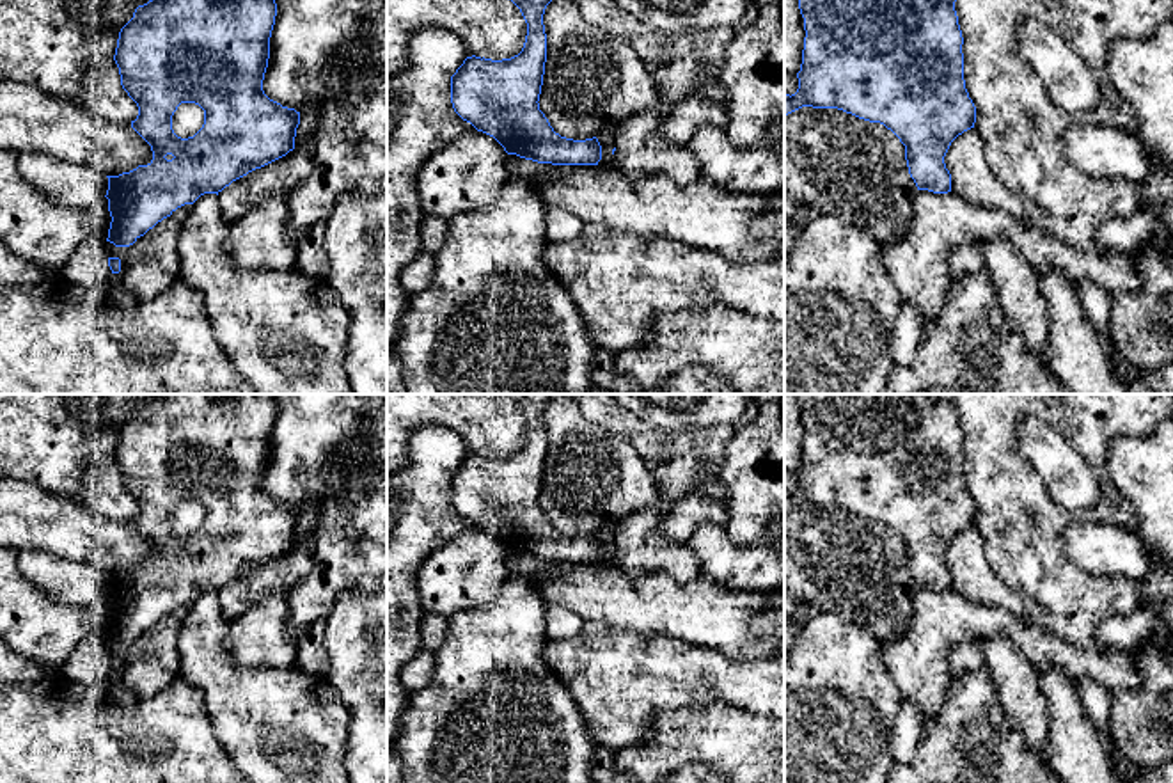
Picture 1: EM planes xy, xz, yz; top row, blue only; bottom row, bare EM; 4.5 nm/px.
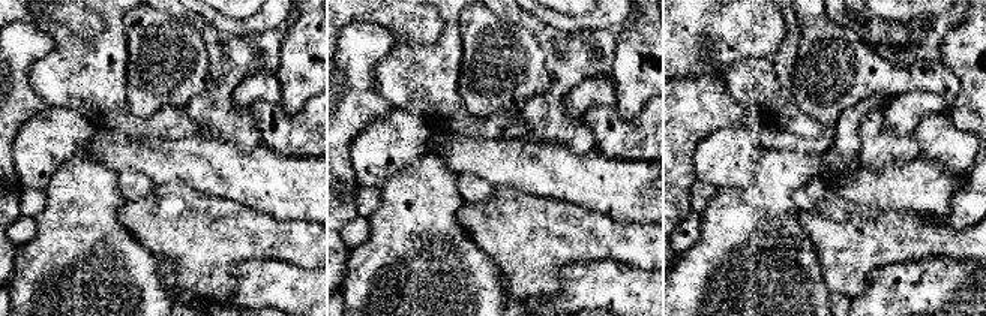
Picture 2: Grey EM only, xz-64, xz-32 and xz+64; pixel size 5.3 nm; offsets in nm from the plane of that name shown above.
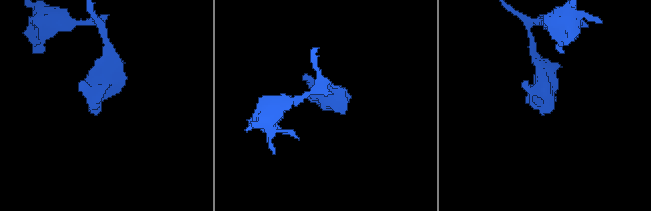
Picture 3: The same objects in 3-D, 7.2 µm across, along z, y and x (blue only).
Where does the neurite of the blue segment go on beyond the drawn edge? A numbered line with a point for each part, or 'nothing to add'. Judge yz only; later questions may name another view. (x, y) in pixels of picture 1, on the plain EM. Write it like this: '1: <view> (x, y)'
nothing to add

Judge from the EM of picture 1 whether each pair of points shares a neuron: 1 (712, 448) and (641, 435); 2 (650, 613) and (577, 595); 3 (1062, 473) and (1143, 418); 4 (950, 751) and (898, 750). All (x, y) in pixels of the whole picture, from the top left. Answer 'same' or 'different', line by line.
1: same
2: same
3: different
4: different

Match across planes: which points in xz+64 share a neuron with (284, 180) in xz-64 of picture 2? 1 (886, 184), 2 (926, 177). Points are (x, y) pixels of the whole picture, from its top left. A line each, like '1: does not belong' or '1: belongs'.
1: belongs
2: belongs

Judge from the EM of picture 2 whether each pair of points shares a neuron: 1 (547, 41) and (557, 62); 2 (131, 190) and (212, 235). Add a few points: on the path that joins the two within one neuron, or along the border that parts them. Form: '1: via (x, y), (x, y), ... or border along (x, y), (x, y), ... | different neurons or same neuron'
1: via (551, 45), (557, 51), (557, 57) | same neuron
2: border along (155, 186), (144, 196), (126, 199) | different neurons

